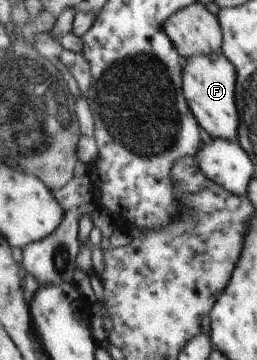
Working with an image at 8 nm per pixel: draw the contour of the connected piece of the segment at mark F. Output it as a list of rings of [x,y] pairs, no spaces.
[[[225,53],[195,55],[185,62],[184,90],[199,123],[214,139],[240,139],[241,111],[237,101],[238,68]]]

